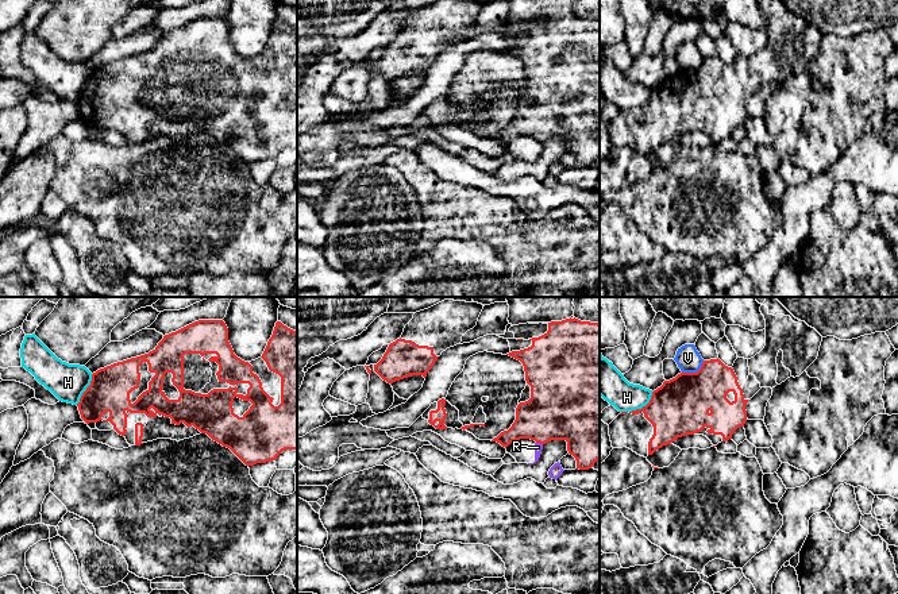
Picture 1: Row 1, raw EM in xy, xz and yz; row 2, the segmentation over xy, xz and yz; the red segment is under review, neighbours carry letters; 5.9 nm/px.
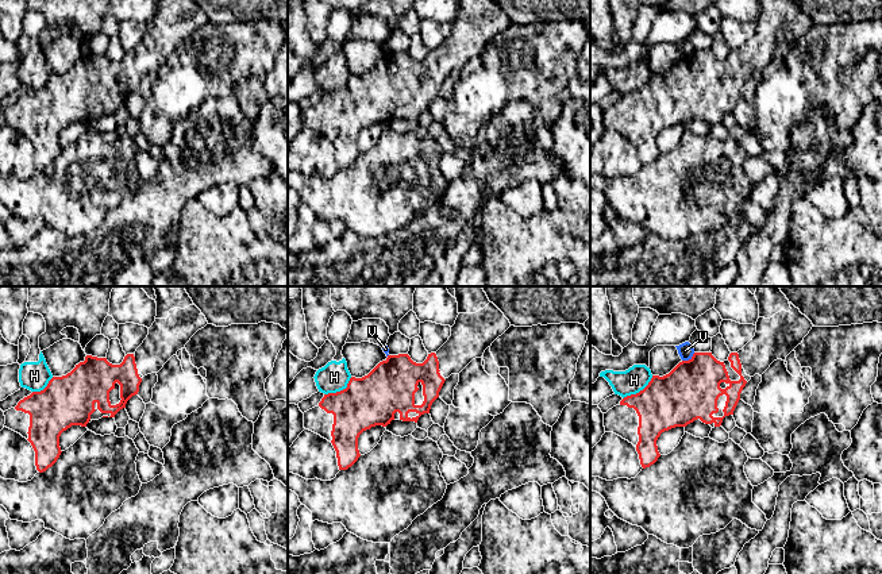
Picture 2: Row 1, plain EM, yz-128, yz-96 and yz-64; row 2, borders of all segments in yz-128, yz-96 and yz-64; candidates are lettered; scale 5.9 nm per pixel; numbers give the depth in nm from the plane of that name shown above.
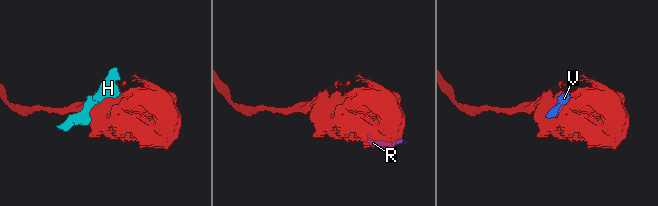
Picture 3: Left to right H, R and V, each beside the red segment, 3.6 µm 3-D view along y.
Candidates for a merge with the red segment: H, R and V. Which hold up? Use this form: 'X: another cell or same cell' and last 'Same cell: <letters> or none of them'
H: another cell
R: another cell
V: another cell
Same cell: none of them

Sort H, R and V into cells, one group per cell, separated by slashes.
H V / R

